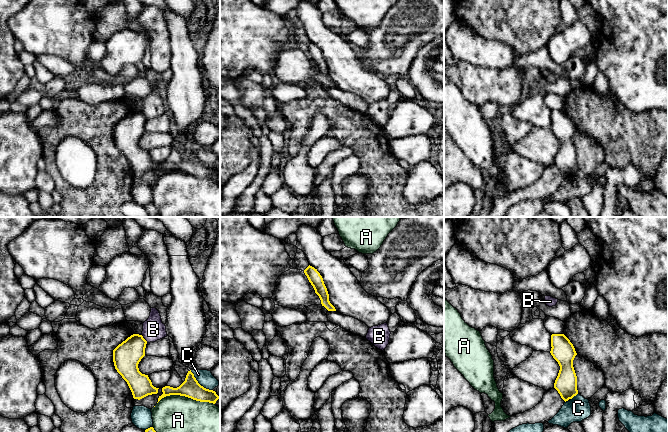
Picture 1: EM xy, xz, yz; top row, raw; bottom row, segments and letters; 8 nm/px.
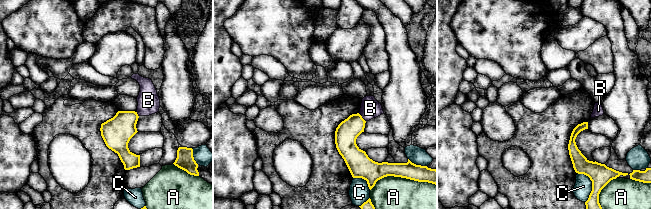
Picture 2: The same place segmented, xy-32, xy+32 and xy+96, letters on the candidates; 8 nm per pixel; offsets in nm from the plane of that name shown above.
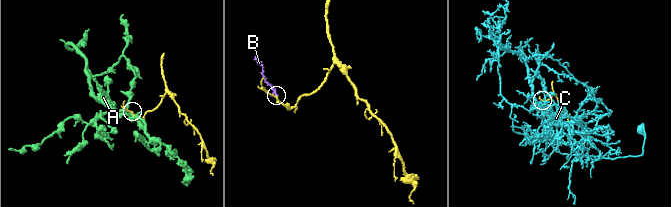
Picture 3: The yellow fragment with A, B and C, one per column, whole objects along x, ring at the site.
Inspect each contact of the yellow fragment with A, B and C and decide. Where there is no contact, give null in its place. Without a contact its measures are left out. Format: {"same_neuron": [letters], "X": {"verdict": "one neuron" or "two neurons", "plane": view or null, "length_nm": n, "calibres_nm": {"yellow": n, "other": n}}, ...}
{"same_neuron": [], "A": {"verdict": "two neurons", "plane": "xy", "length_nm": 460, "calibres_nm": {"yellow": 150, "other": 300}}, "B": {"verdict": "two neurons", "plane": "xy", "length_nm": 90, "calibres_nm": {"yellow": 220, "other": 180}}, "C": {"verdict": "two neurons", "plane": "xy", "length_nm": 240, "calibres_nm": {"yellow": 150, "other": 130}}}

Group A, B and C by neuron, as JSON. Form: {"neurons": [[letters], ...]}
{"neurons": [["A"], ["B"], ["C"]]}

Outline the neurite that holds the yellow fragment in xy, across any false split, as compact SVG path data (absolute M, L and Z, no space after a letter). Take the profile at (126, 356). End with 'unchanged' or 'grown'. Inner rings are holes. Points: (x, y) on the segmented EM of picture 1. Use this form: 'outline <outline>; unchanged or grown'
outline M133 334L113 350L115 369L127 382L133 398L138 400L157 394L159 389L138 368L139 362L145 356L146 344L147 341L142 335Z; unchanged

